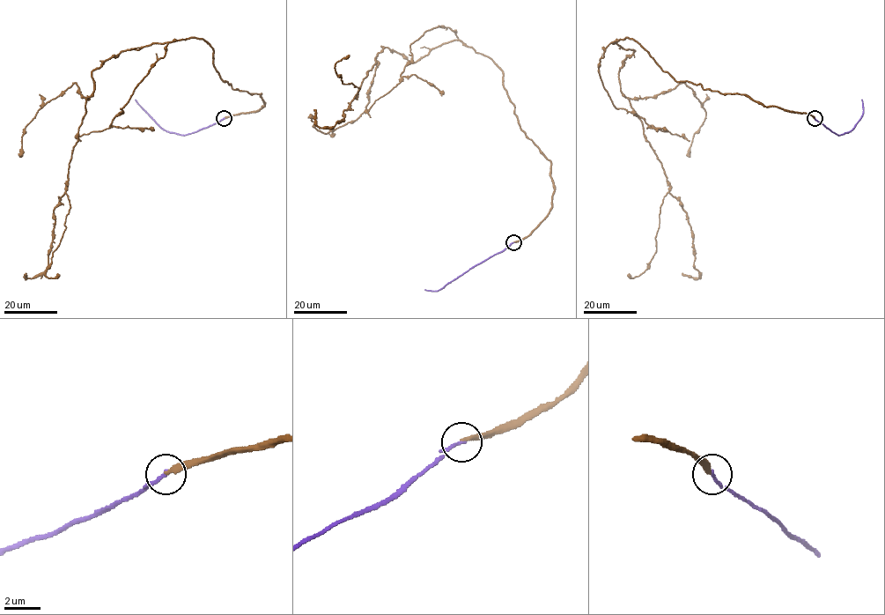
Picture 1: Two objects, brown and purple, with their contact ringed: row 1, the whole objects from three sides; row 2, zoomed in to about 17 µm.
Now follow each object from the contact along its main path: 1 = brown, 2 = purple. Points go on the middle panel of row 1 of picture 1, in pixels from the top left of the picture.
1: (513, 242), (549, 211), (551, 162), (486, 56), (381, 46), (342, 121), (319, 127), (313, 109)
2: (513, 242), (438, 290), (425, 289)

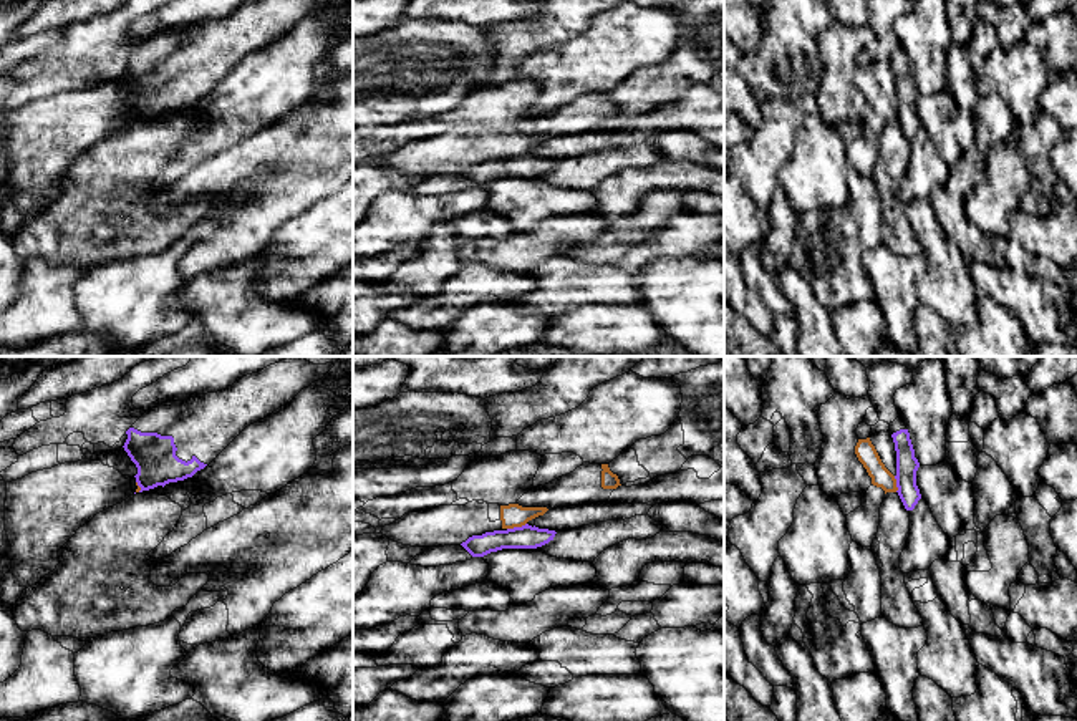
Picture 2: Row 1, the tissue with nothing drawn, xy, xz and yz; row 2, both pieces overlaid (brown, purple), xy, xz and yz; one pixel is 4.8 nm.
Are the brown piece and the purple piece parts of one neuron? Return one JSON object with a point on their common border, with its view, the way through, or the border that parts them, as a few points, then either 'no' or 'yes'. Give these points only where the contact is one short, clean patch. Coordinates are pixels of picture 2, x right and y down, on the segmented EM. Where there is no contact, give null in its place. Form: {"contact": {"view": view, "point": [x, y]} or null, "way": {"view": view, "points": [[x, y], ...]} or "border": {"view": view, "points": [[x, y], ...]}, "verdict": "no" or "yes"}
{"contact": {"view": "xz", "point": [516, 526]}, "border": {"view": "xz", "points": [[526, 522], [507, 529]]}, "verdict": "no"}

